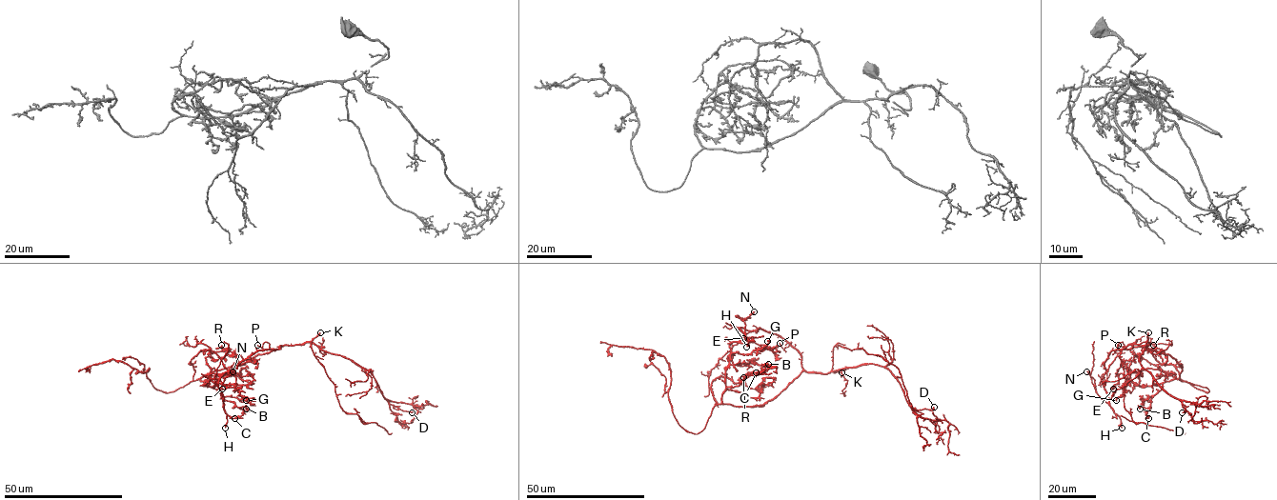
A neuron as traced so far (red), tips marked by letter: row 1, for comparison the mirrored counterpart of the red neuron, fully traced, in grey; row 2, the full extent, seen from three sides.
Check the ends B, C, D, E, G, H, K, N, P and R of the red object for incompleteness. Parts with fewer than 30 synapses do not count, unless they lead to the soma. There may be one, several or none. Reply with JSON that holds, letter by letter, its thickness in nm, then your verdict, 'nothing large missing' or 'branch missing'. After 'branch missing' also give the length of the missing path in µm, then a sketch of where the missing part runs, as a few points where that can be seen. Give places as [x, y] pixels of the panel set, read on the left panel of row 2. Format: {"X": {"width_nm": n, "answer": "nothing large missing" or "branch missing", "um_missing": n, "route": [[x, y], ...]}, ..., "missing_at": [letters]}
{"B": {"width_nm": 280, "answer": "nothing large missing"}, "C": {"width_nm": 200, "answer": "nothing large missing"}, "D": {"width_nm": 110, "answer": "nothing large missing"}, "E": {"width_nm": 300, "answer": "nothing large missing"}, "G": {"width_nm": 320, "answer": "nothing large missing"}, "H": {"width_nm": 280, "answer": "branch missing", "um_missing": 60, "route": [[225, 428], [229, 480], [233, 485], [246, 473], [259, 468]]}, "K": {"width_nm": 220, "answer": "branch missing", "um_missing": 45, "route": [[320, 332], [341, 324], [351, 343], [353, 365]]}, "N": {"width_nm": 170, "answer": "nothing large missing"}, "P": {"width_nm": 160, "answer": "nothing large missing"}, "R": {"width_nm": 260, "answer": "nothing large missing"}, "missing_at": ["H", "K"]}

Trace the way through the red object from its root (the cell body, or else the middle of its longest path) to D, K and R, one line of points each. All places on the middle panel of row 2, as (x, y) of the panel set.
D: (773, 399), (803, 370), (825, 373), (863, 364), (878, 364), (896, 378), (911, 407), (932, 410), (934, 407)
K: (773, 399), (803, 370), (841, 372)
R: (773, 399), (754, 407), (715, 405), (717, 402), (711, 388), (713, 380), (721, 376), (744, 385), (743, 377)

